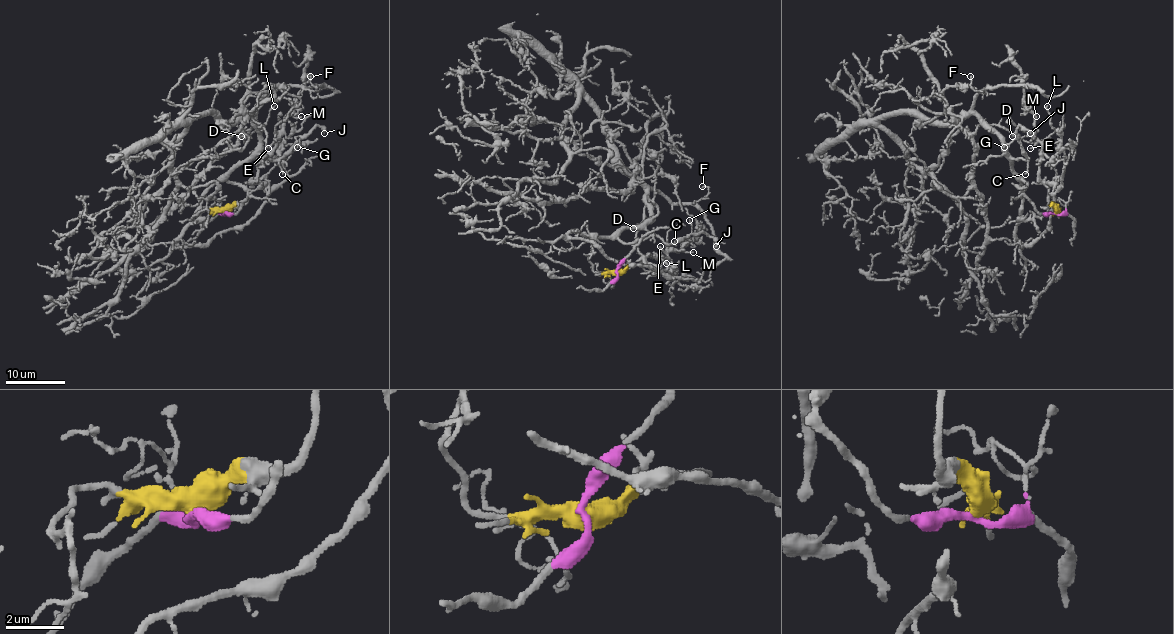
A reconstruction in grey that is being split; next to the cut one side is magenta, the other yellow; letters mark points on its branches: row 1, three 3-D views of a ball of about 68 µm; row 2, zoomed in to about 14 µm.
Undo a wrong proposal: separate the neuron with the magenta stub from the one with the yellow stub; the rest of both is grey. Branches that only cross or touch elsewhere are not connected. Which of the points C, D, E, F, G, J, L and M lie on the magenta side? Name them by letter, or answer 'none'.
C, D, F, G, J, L

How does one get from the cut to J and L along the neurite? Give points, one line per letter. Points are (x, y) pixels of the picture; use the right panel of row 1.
J: (1055, 212), (1040, 213), (1012, 169), (1013, 159), (1027, 160), (1016, 129), (1030, 134)
L: (1055, 212), (1040, 213), (1027, 197), (1027, 184), (990, 125), (1037, 142), (1055, 131), (1047, 106)

